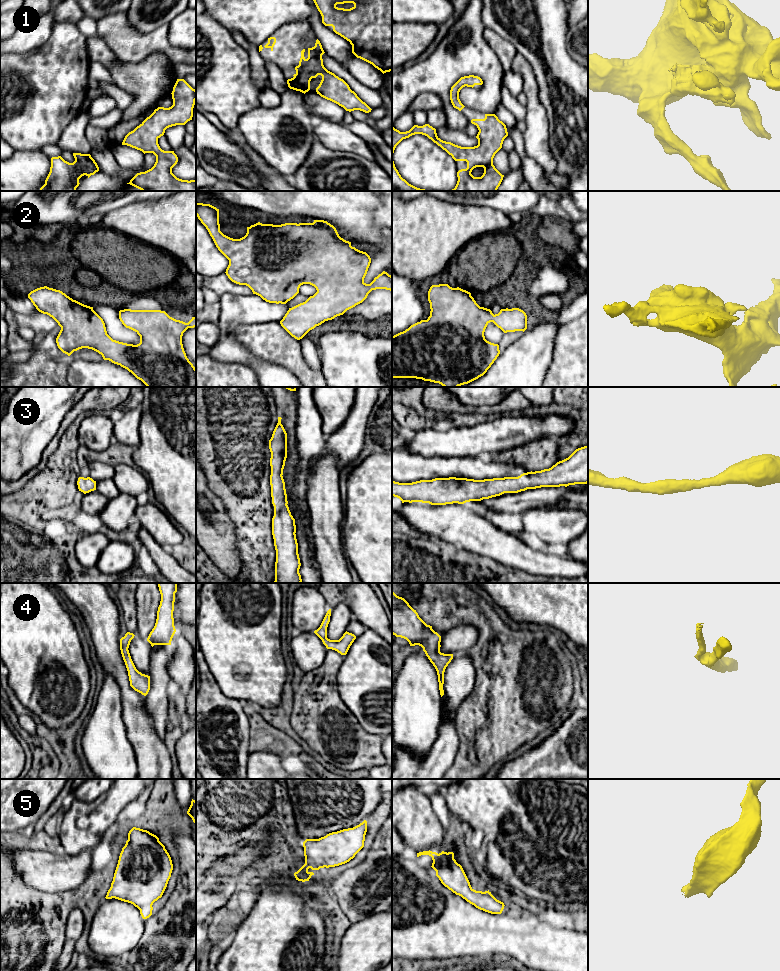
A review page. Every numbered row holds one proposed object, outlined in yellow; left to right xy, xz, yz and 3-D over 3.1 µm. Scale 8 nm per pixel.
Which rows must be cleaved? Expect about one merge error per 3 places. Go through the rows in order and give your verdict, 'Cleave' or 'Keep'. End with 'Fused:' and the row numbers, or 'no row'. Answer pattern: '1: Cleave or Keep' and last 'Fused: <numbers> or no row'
1: Keep
2: Keep
3: Keep
4: Keep
5: Keep
Fused: no row

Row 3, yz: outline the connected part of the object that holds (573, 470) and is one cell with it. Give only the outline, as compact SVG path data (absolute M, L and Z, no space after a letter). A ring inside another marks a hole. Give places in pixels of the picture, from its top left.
M588 445L576 449L568 458L557 462L549 469L523 473L518 477L484 480L449 477L412 483L392 480L392 496L399 498L402 503L464 504L527 489L587 483Z

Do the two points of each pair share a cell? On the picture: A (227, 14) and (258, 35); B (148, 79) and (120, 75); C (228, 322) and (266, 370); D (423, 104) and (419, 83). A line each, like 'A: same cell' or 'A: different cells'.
A: same cell
B: same cell
C: same cell
D: different cells

